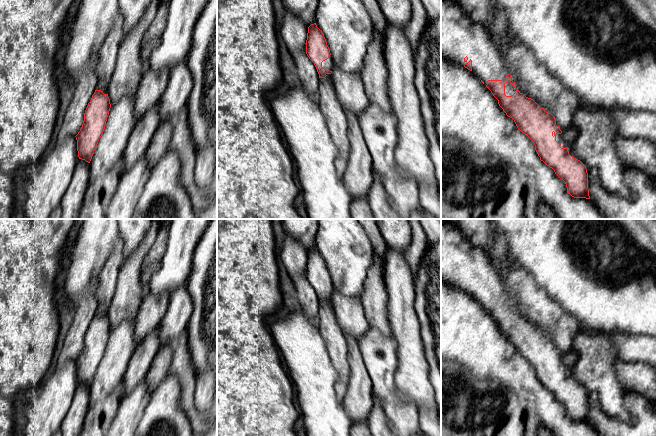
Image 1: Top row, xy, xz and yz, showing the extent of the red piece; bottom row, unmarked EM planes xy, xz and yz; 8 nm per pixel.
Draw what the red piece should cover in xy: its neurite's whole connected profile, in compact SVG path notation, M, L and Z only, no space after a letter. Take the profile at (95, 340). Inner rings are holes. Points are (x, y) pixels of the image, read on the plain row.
M95 314L84 337L84 345L78 358L77 375L79 383L90 387L101 362L111 332L108 318Z

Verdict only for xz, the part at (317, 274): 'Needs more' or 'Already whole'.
Needs more

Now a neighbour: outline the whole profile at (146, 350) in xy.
M158 329L150 332L141 342L136 344L135 351L122 380L124 396L130 394L145 379L161 346Z

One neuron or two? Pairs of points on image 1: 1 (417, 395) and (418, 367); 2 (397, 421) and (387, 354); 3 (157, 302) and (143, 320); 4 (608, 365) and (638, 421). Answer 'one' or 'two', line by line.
1: one
2: one
3: one
4: two

